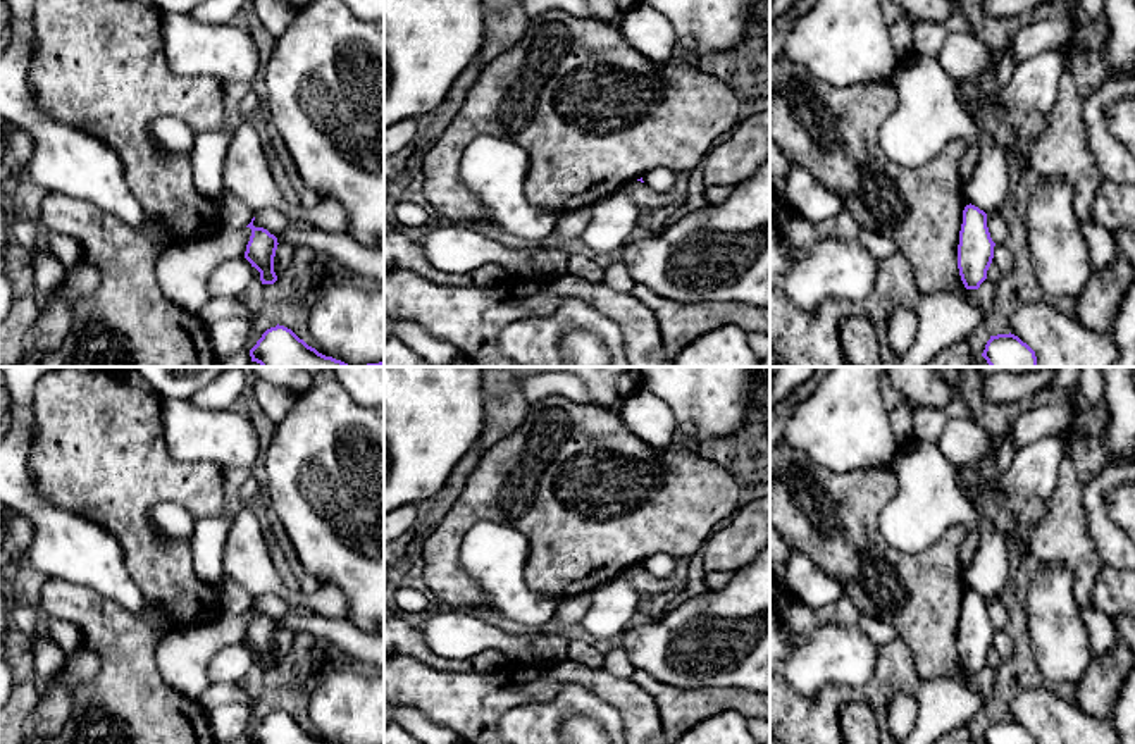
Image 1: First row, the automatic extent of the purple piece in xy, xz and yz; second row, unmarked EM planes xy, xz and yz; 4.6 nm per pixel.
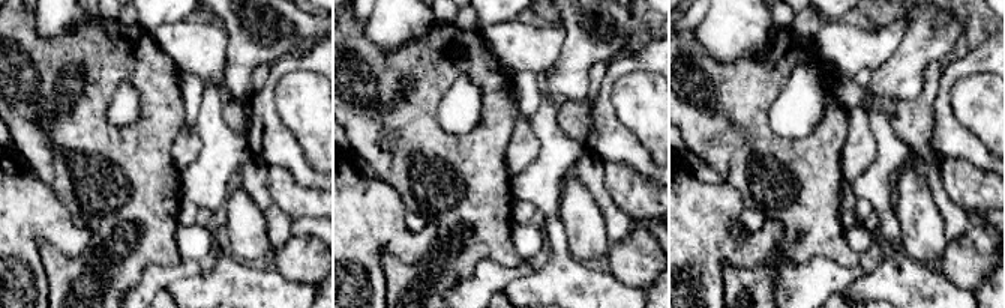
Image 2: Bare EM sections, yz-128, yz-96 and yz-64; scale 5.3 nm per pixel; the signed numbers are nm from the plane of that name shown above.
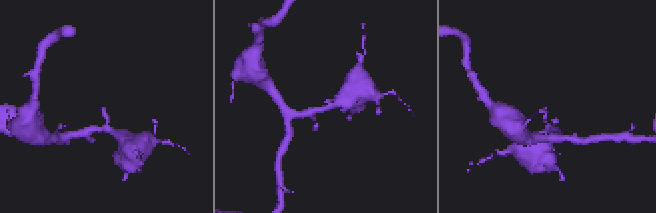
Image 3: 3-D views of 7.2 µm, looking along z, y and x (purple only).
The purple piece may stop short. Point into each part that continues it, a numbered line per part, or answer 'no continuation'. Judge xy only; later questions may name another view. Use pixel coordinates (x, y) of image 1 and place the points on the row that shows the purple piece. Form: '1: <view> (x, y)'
no continuation

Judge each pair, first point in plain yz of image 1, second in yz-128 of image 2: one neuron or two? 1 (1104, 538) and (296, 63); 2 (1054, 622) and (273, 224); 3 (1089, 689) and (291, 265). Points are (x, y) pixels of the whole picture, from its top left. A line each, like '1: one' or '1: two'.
1: one
2: two
3: one

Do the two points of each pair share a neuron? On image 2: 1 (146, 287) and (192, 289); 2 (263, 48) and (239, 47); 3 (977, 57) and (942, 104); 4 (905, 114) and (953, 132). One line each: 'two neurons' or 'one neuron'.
1: two neurons
2: one neuron
3: one neuron
4: two neurons

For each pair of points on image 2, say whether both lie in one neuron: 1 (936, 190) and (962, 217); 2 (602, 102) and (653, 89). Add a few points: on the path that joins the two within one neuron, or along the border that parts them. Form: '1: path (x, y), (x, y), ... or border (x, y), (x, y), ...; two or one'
1: path (939, 197), (954, 214); one
2: border (633, 71), (612, 87), (612, 110), (629, 131); two

